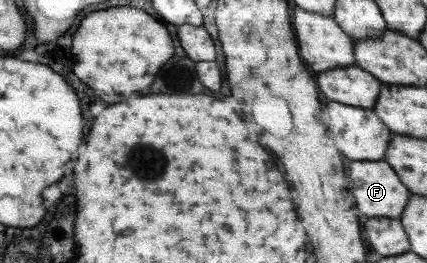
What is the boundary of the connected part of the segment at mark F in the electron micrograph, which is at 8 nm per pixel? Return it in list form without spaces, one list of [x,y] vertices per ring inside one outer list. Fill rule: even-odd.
[[[352,161],[350,163],[350,181],[352,181],[352,195],[354,195],[354,205],[356,209],[366,215],[366,217],[394,217],[398,219],[402,209],[406,207],[408,201],[408,191],[406,187],[398,181],[390,165],[384,161]]]

